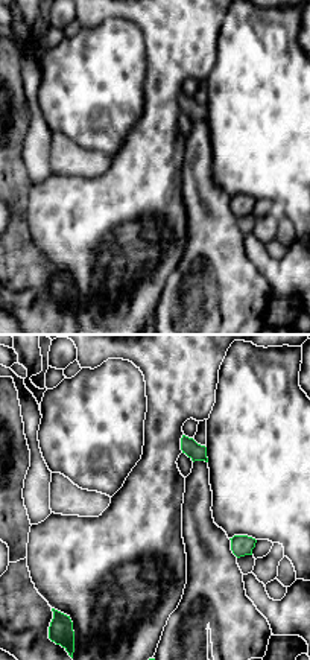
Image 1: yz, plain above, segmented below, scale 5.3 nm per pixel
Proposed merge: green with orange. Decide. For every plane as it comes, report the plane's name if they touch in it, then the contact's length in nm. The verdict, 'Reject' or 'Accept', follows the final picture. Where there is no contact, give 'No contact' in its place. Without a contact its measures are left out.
No contact

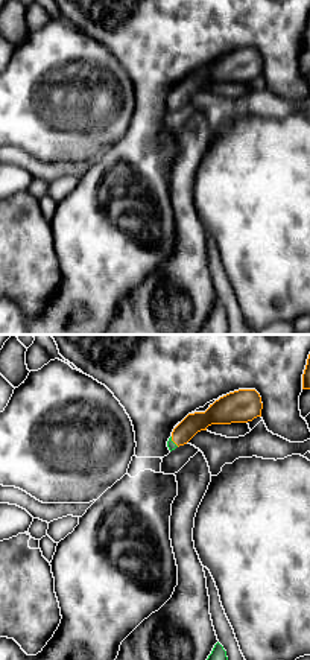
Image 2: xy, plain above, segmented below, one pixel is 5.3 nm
Touches green in xy. Shared border 70 nm

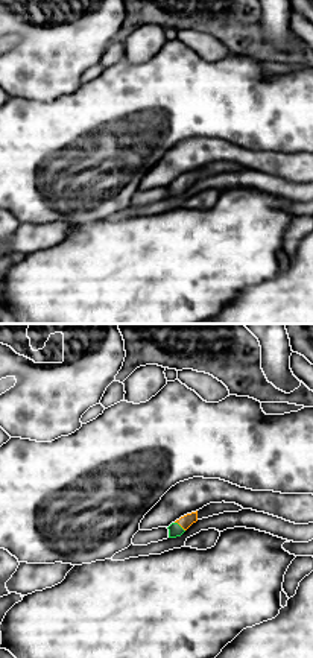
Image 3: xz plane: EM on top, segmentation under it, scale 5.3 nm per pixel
Touches green in xz. Shared border 80 nm

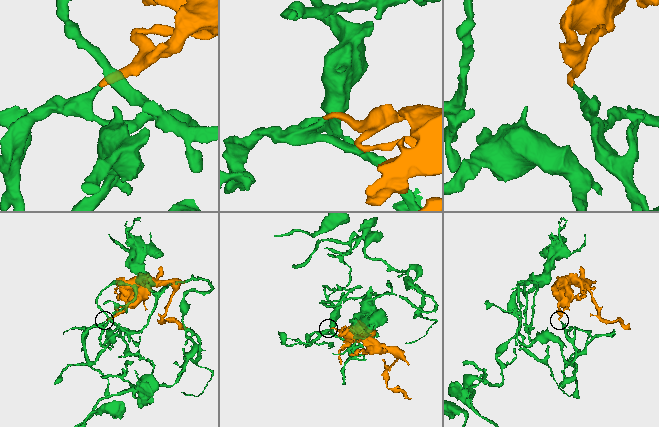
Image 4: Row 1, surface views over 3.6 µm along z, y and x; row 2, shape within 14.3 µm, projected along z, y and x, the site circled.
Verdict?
Accept

